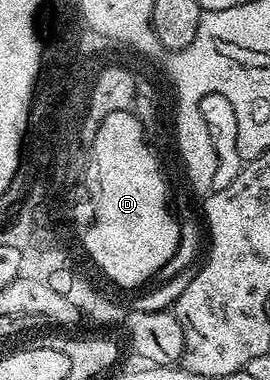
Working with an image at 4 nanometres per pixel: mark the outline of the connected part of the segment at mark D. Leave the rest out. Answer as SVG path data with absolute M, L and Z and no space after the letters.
M133 111L111 113L99 125L91 148L91 167L99 175L103 185L103 205L99 207L97 227L89 231L89 251L96 254L96 261L120 282L137 283L154 268L160 270L171 261L181 241L181 224L171 210L171 195L165 192L165 179L161 176L161 167L155 156L145 144L147 134Z

